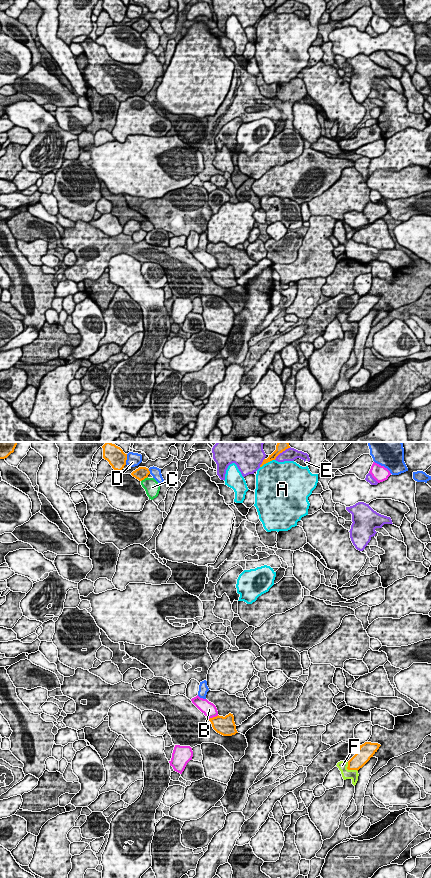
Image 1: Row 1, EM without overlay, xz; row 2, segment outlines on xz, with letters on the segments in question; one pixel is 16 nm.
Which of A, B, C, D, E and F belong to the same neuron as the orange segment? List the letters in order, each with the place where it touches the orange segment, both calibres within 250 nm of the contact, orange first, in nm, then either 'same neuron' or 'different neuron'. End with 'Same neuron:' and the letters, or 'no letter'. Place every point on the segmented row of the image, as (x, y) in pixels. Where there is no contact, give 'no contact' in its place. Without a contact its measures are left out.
A: meets orange in xz at (267, 462); 100 nm thick on the orange side, 480 nm on the other; different neuron
B: meets orange in xz at (213, 717); 300 nm thick on the orange side, 220 nm on the other; different neuron
C: meets orange in xz at (144, 478); 200 nm thick on the orange side, 240 nm on the other; different neuron
D: meets orange in xz at (126, 459); 300 nm thick on the orange side, 220 nm on the other; different neuron
E: meets orange in xz at (262, 462); 100 nm thick on the orange side, 480 nm on the other; different neuron
F: meets orange in xz at (349, 769); 220 nm thick on the orange side, 160 nm on the other; different neuron
Same neuron: no letter

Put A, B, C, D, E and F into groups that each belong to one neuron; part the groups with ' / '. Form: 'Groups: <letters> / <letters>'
Groups: A / B / C / D / E / F

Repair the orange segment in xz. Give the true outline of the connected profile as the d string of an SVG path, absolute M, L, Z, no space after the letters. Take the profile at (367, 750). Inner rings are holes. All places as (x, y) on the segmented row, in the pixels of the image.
M365 742L360 745L357 753L348 761L348 770L359 770L362 768L381 745L378 743Z

